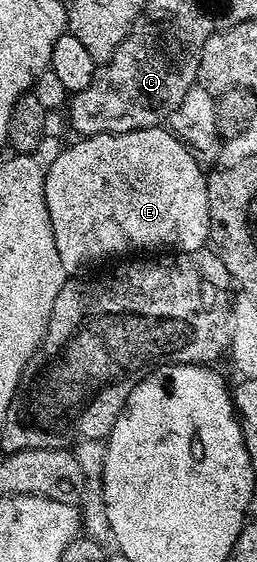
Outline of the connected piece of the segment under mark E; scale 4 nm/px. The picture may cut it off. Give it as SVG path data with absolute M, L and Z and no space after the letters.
M157 126L154 128L143 128L142 130L134 130L133 132L127 132L126 134L98 134L97 136L85 136L75 141L77 144L72 144L68 149L57 151L54 162L48 167L48 172L44 176L44 207L48 210L48 224L52 227L52 237L54 238L54 246L58 252L58 258L60 259L60 265L64 267L65 273L72 274L75 268L80 268L83 264L92 264L95 260L104 260L107 256L120 256L123 252L132 252L128 254L136 254L139 248L168 248L164 250L175 250L180 254L196 254L201 251L200 247L205 247L208 244L208 203L206 202L206 180L202 175L200 177L200 168L196 165L196 160L193 153L190 151L188 145L179 140L172 134L172 132L165 130L163 127Z

